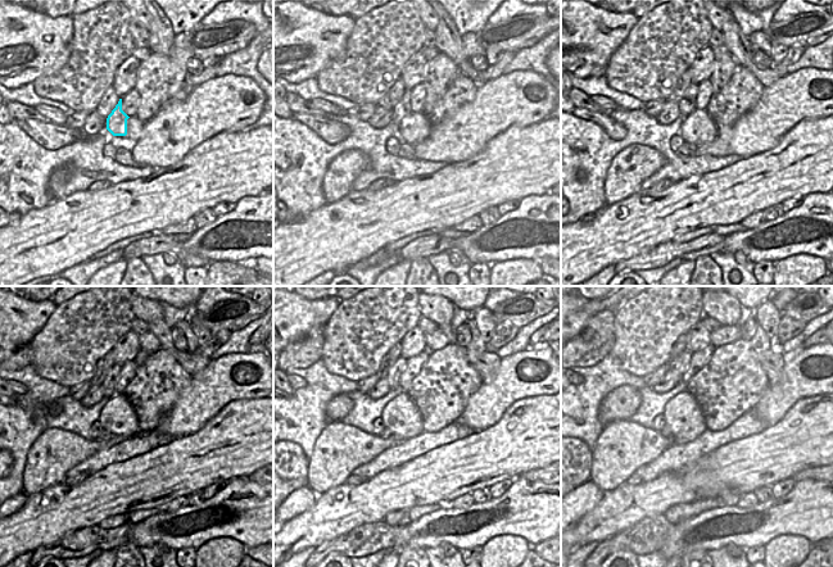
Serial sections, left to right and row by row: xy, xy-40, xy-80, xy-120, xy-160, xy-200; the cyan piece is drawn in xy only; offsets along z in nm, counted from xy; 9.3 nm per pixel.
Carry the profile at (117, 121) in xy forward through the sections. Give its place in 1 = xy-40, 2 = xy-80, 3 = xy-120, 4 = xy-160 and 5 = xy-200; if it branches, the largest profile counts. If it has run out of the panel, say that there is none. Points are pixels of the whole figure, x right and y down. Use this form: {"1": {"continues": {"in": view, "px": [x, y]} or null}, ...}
{"1": {"continues": {"in": "xy-40", "px": [403, 108]}}, "2": {"continues": {"in": "xy-80", "px": [688, 105]}}, "3": {"continues": {"in": "xy-120", "px": [109, 382]}}, "4": {"continues": {"in": "xy-160", "px": [394, 373]}}, "5": {"continues": {"in": "xy-200", "px": [679, 363]}}}

